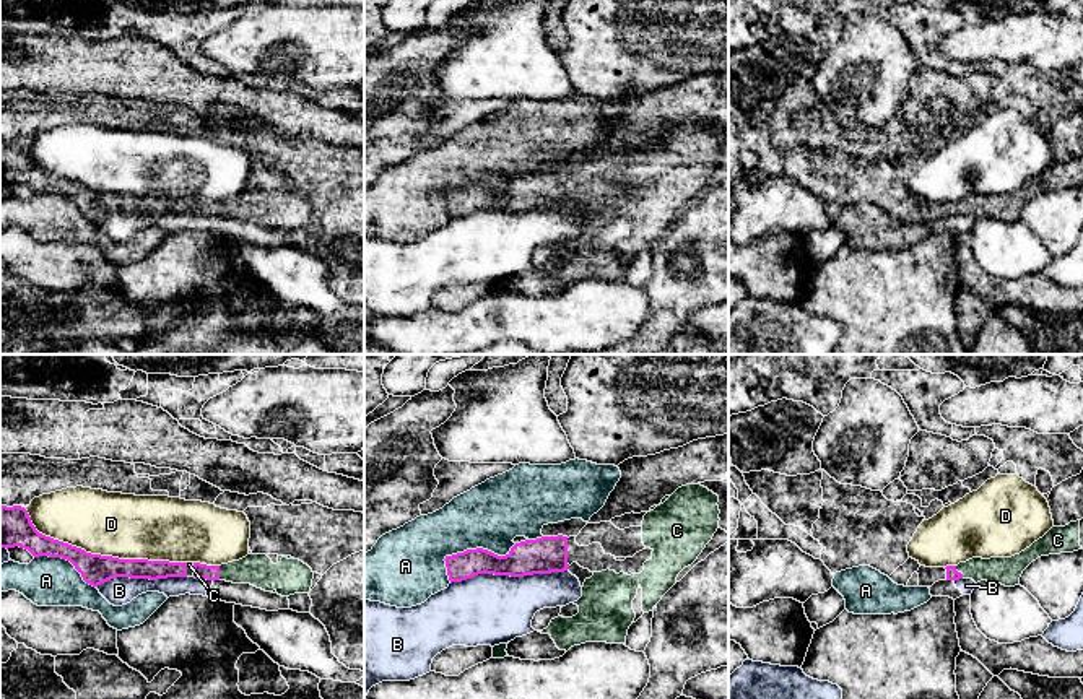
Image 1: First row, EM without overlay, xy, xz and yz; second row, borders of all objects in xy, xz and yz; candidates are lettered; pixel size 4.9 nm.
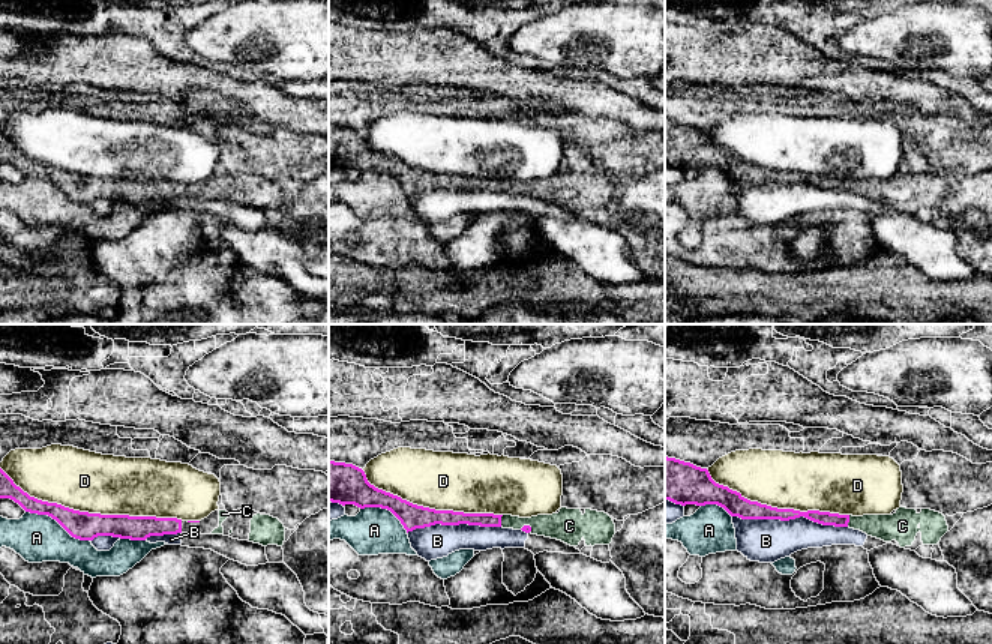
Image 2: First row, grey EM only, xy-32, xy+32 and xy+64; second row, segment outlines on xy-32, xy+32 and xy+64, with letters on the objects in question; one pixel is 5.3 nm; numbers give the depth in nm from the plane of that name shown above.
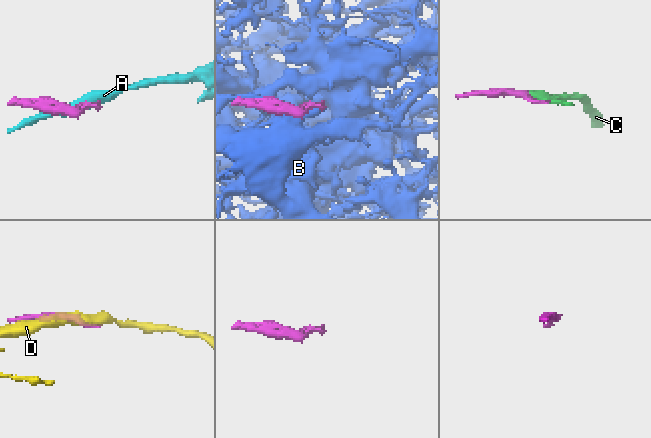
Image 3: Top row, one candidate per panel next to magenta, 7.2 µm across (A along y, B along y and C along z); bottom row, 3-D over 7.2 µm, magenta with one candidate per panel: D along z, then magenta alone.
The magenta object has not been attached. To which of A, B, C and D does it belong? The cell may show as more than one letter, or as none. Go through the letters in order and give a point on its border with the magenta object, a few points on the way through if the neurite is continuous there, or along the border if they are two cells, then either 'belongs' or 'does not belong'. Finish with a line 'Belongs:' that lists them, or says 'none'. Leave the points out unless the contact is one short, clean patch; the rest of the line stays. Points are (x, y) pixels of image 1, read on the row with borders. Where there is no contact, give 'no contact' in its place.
A: contact xz (469, 550); does not belong
B: contact xz (508, 574); does not belong
C: contact xy (218, 573); belongs
D: contact xy (100, 555); does not belong
Belongs: C

